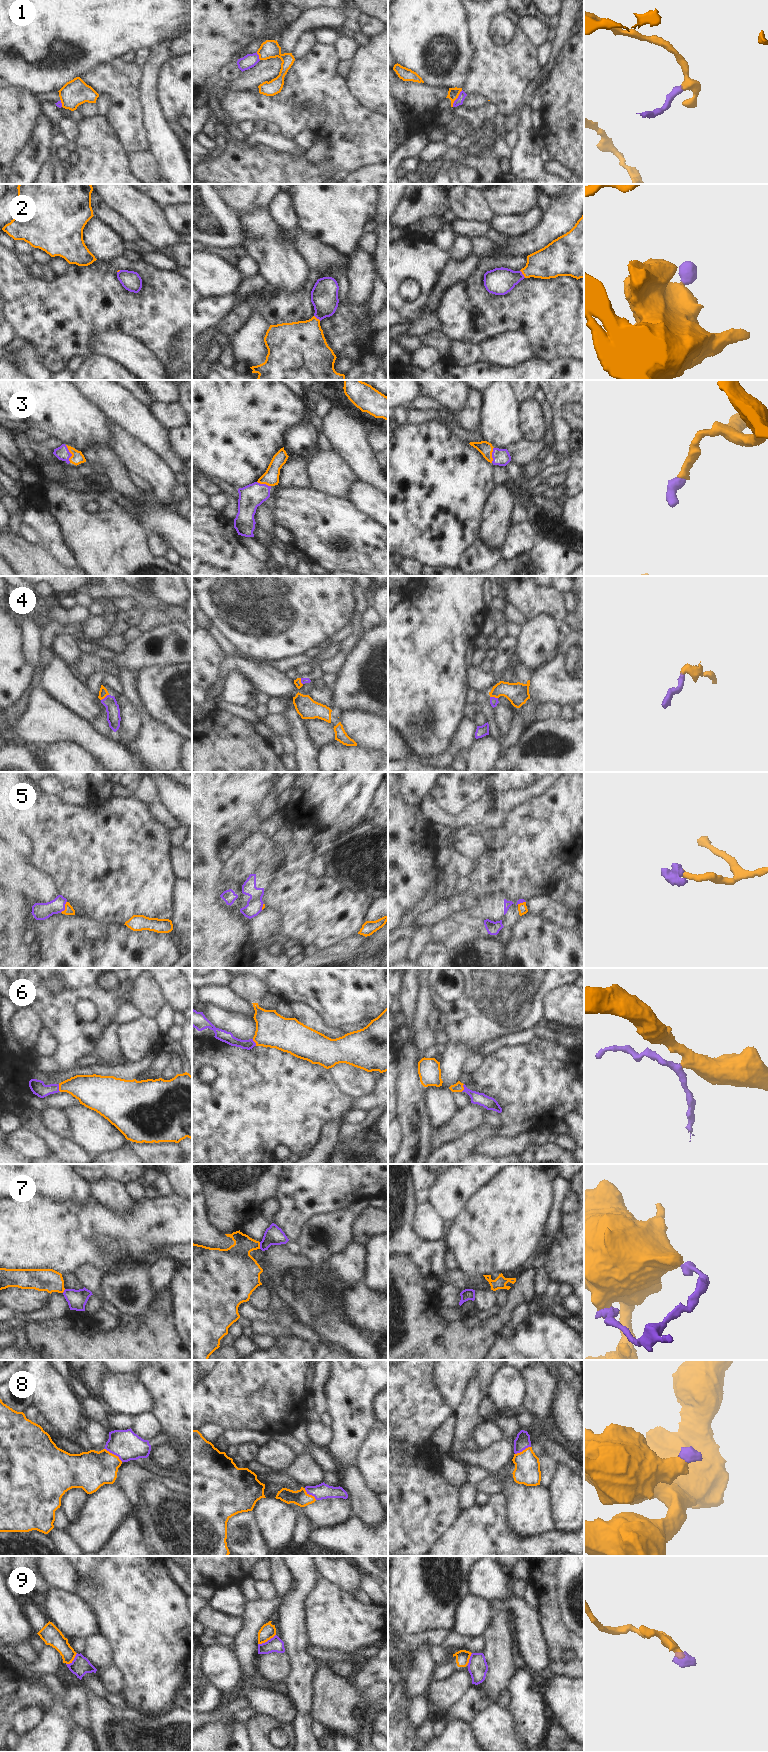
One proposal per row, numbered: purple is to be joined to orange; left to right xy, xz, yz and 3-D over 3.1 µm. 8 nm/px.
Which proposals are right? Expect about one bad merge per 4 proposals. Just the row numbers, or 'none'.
2, 3, 4, 5, 6, 8

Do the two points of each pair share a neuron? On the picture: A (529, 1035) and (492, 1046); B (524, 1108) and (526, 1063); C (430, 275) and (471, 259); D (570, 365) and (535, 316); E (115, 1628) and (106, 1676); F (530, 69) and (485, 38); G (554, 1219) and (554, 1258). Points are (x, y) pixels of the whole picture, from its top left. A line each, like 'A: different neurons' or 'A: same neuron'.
A: same neuron
B: same neuron
C: different neurons
D: different neurons
E: different neurons
F: same neuron
G: different neurons

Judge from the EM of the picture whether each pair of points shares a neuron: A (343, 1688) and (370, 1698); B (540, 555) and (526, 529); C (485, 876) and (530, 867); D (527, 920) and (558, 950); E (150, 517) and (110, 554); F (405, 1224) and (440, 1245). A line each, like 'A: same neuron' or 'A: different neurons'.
A: same neuron
B: different neurons
C: same neuron
D: same neuron
E: different neurons
F: same neuron

